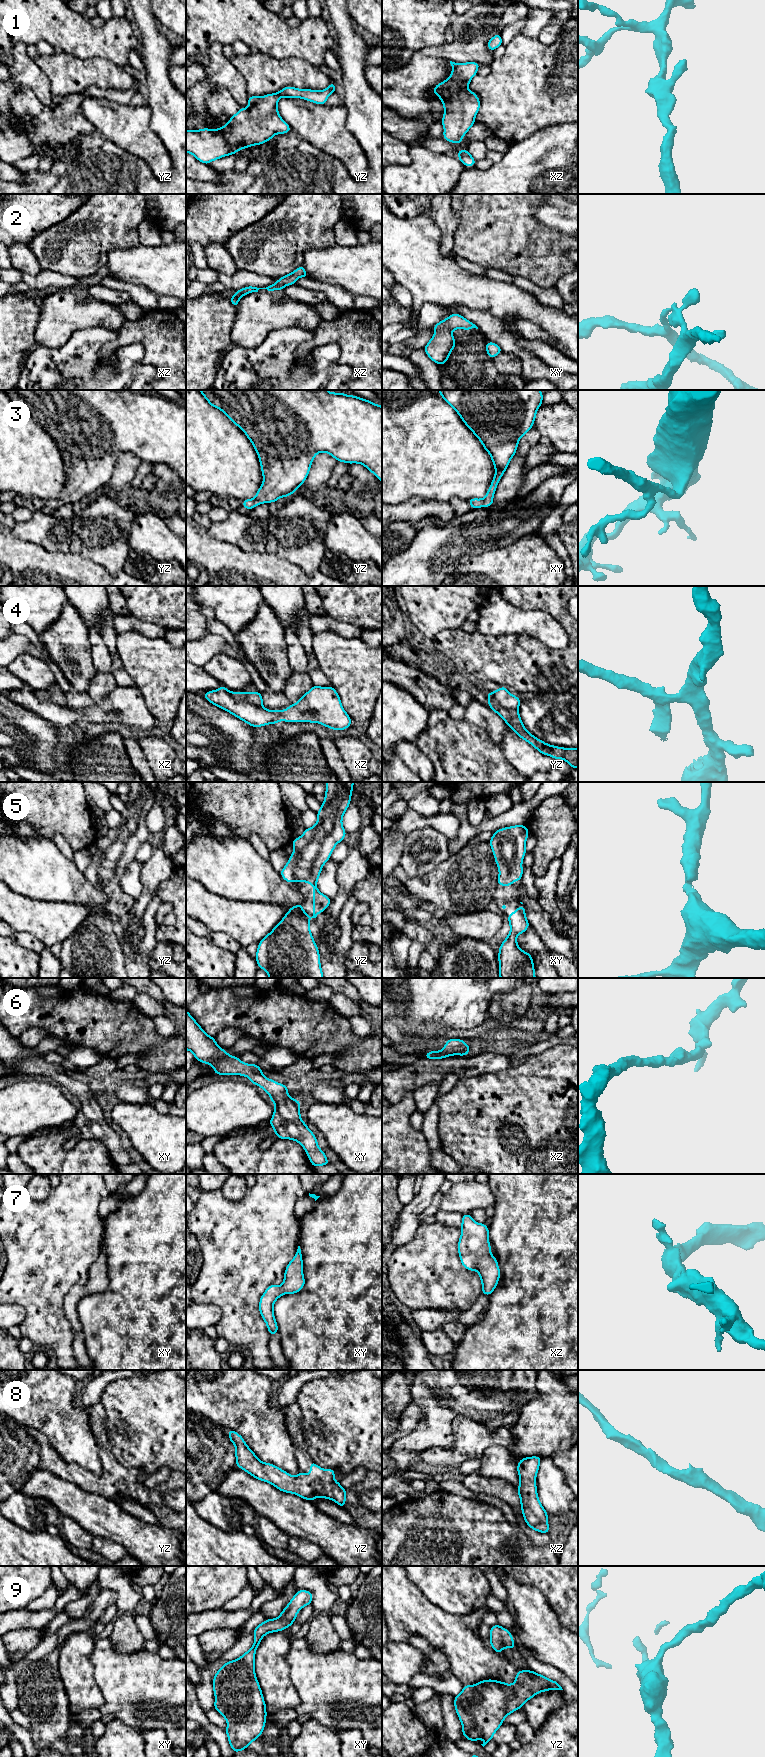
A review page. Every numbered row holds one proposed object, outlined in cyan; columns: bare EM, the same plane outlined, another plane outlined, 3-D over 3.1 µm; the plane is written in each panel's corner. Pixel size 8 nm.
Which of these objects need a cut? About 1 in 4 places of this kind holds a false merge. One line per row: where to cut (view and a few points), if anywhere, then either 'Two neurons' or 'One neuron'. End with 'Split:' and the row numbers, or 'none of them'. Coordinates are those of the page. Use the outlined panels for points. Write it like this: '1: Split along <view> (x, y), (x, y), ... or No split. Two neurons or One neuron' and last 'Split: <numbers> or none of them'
1: No split. One neuron
2: Split along xz (252, 290), (244, 290), (235, 294). Two neurons
3: No split. One neuron
4: Split along xz (231, 692), (235, 699), (261, 706). Two neurons
5: No split. One neuron
6: No split. One neuron
7: No split. One neuron
8: No split. One neuron
9: No split. One neuron
Split: 2, 4

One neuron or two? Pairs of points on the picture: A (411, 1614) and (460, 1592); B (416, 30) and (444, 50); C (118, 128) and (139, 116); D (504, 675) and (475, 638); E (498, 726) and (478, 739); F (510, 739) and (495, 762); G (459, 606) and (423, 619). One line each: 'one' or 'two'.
A: two
B: two
C: one
D: one
E: two
F: two
G: one

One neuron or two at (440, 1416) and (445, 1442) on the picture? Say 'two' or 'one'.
one

